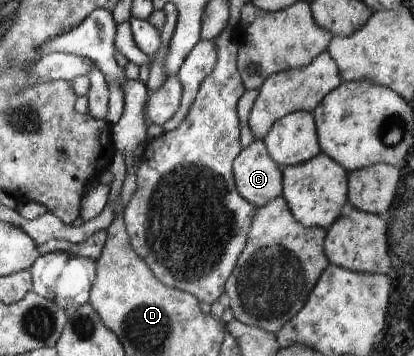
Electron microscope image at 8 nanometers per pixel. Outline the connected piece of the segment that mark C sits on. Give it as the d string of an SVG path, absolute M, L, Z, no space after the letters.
M256 141L240 151L233 162L234 181L237 192L256 208L264 206L269 200L283 196L282 168L272 160L264 141Z

